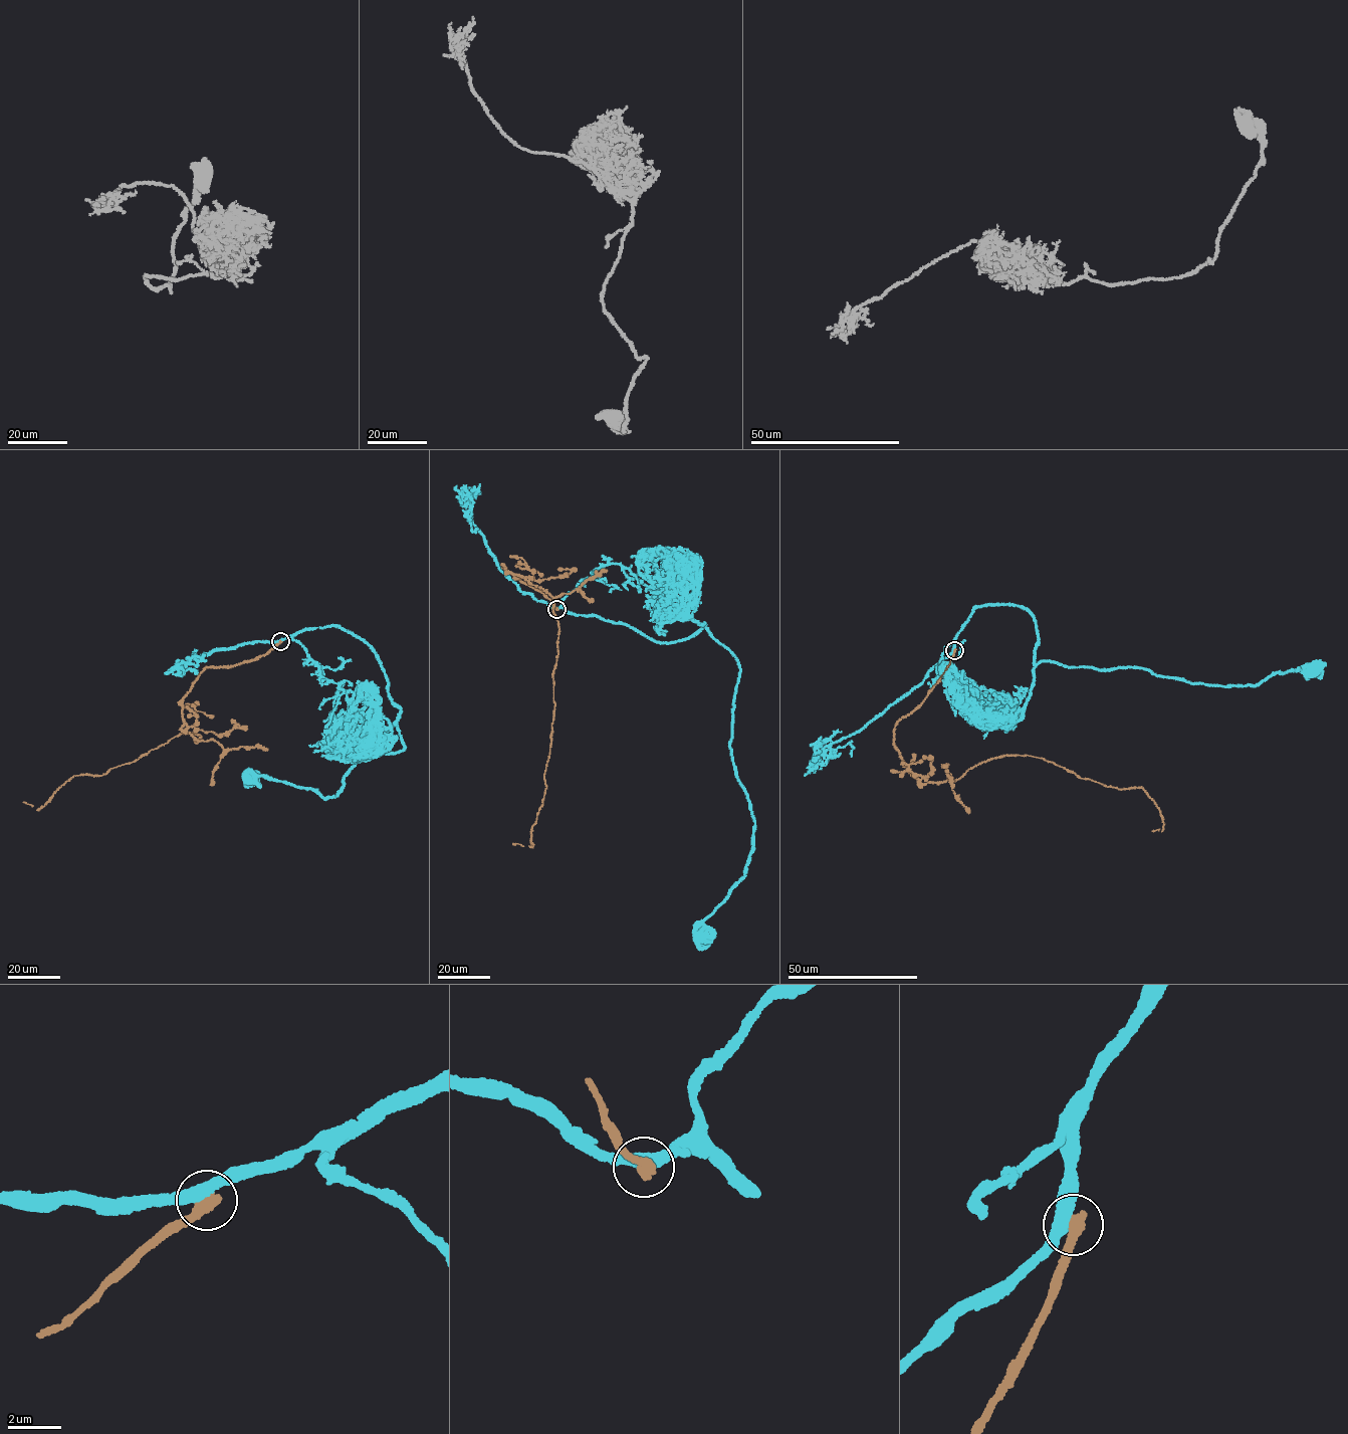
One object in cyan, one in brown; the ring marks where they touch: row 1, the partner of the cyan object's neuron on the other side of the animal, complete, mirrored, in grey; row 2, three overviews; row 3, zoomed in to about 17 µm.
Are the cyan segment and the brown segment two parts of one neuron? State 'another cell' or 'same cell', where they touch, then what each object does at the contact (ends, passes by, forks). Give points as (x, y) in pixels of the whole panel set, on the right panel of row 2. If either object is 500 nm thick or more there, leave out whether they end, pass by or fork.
another cell; at (954, 650)

